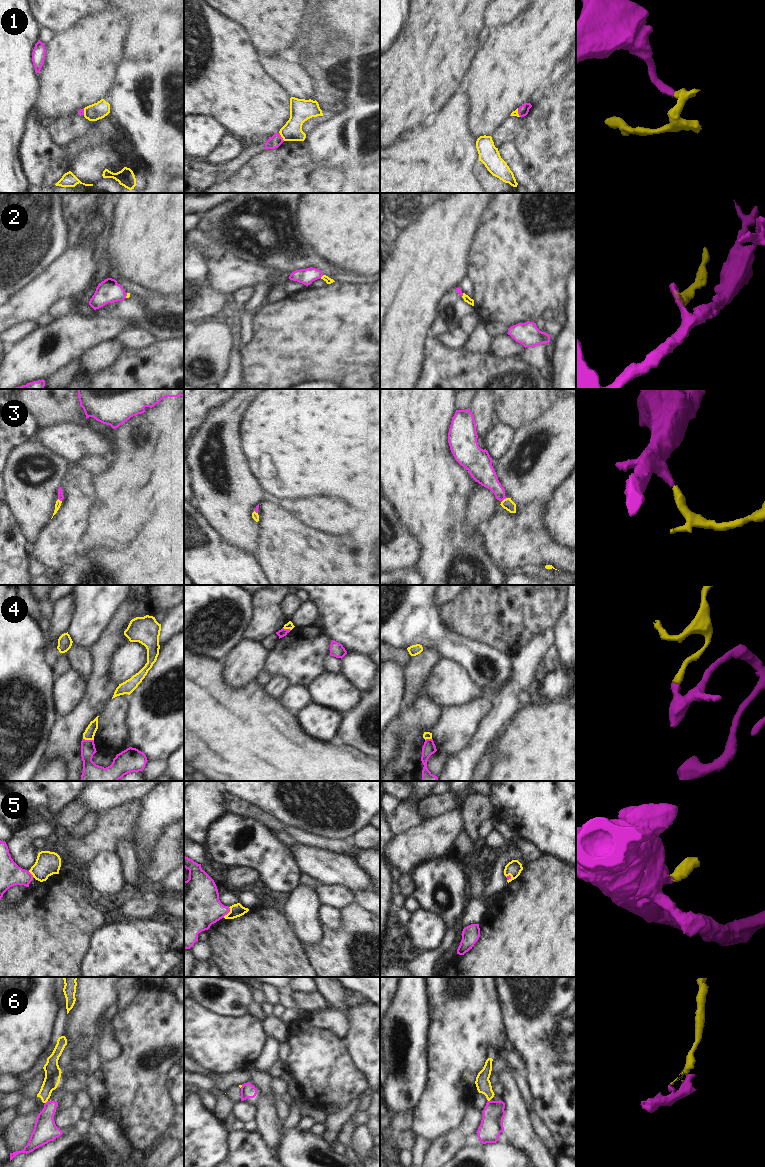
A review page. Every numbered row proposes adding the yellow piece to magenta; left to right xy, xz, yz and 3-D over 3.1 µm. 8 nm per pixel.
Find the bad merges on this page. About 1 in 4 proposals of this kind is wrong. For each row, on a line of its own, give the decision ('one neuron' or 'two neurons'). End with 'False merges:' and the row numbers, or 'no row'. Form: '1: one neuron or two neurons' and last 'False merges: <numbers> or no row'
1: two neurons
2: one neuron
3: one neuron
4: two neurons
5: one neuron
6: two neurons
False merges: 1, 4, 6

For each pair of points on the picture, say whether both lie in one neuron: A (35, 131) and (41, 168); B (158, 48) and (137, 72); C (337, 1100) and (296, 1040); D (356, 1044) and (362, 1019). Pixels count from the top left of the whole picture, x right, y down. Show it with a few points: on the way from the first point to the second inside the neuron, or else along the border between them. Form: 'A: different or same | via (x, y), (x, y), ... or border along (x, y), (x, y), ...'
A: same | via (35, 140), (33, 154), (38, 159)
B: different | border along (173, 53), (151, 56), (136, 61), (127, 61)
C: same | via (337, 1085), (311, 1055)
D: same | via (362, 1038), (362, 1025)

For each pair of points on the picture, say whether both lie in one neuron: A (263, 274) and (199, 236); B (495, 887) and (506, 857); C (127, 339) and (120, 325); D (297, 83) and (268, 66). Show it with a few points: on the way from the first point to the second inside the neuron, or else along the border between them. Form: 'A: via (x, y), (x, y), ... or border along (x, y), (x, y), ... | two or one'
A: via (247, 274), (234, 273), (213, 252) | one
B: via (498, 880), (500, 864) | one
C: border along (133, 328), (123, 330), (114, 338) | two
D: via (290, 76), (275, 66) | one

